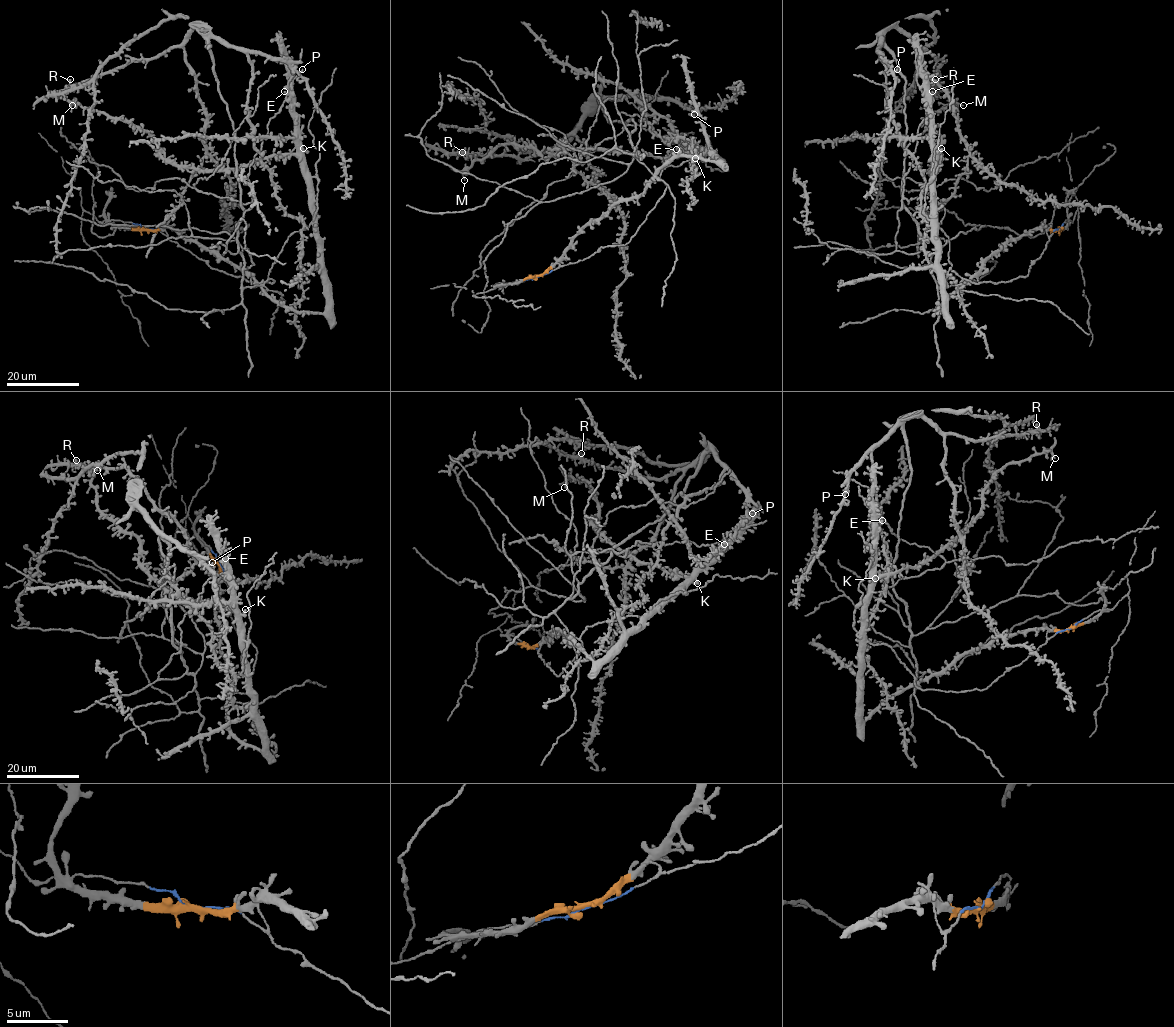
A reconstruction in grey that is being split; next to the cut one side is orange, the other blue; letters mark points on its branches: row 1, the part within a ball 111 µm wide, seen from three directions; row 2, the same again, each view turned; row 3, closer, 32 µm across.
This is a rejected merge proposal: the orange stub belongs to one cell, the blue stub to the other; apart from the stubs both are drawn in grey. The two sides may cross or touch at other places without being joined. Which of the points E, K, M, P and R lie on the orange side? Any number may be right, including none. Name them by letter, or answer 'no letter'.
E, K, M

